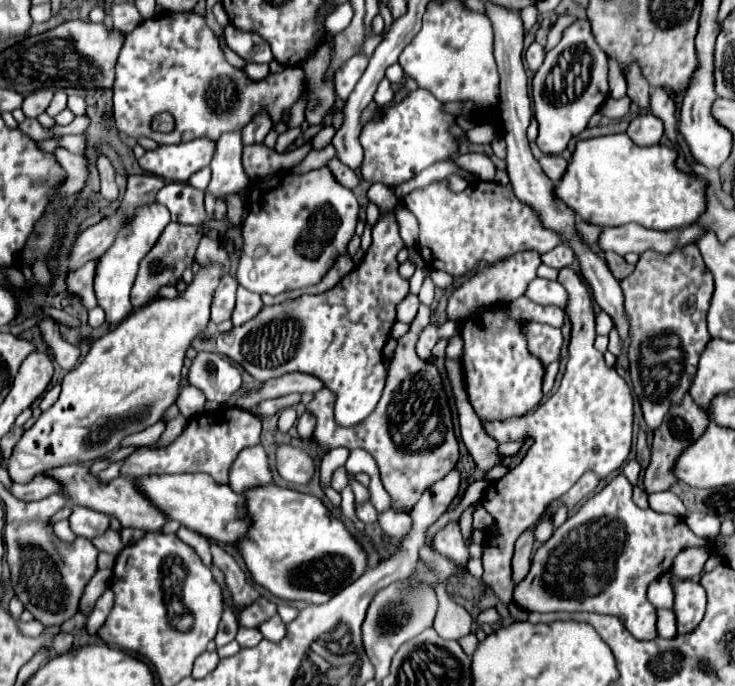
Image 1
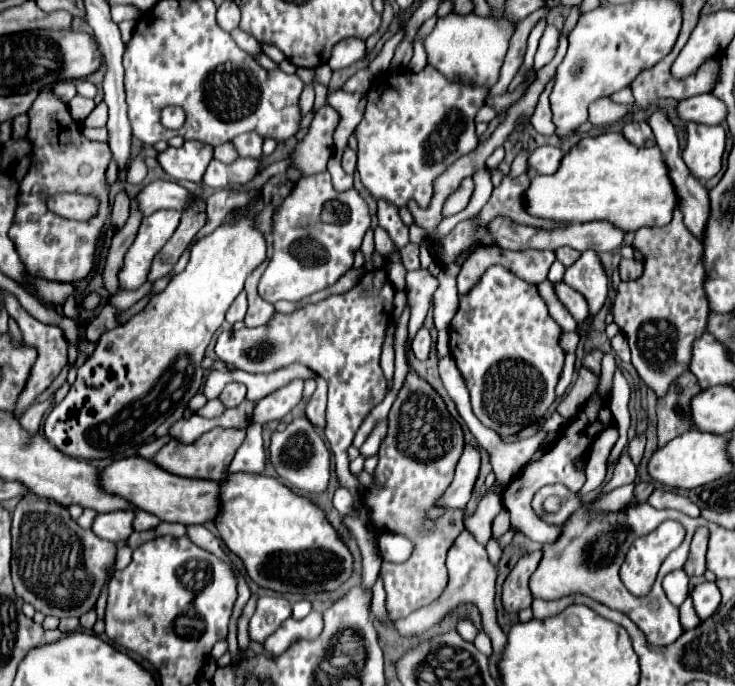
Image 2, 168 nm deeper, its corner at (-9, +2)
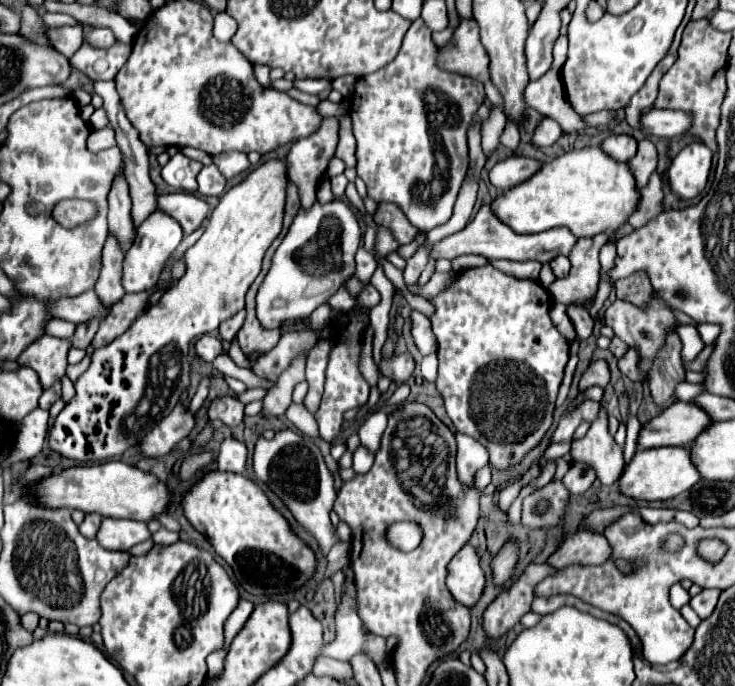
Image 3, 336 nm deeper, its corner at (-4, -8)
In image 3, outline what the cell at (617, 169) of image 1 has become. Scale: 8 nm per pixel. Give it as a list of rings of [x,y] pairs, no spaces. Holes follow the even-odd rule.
[[[583,148],[543,164],[529,180],[499,194],[491,202],[491,210],[517,234],[537,234],[565,226],[577,238],[583,238],[599,232],[617,232],[635,210],[637,196],[627,164],[611,160],[601,148]]]

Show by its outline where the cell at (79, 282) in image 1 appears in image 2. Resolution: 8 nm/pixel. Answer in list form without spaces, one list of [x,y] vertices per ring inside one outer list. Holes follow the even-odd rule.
[[[132,200],[130,218],[120,230],[114,232],[112,246],[110,246],[110,252],[108,252],[108,258],[106,258],[106,266],[104,266],[104,272],[102,272],[104,286],[106,286],[106,290],[110,294],[118,292],[118,272],[120,272],[120,266],[124,262],[124,254],[128,252],[128,248],[132,246],[132,242],[136,238],[140,220],[142,220],[140,214],[136,214],[136,200]]]

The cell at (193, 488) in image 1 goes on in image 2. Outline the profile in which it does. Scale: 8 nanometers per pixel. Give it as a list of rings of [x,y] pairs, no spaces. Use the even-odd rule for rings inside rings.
[[[130,456],[112,462],[102,474],[108,490],[116,490],[122,498],[128,498],[128,502],[132,502],[136,508],[156,514],[162,522],[180,522],[186,526],[206,524],[214,522],[218,514],[216,510],[220,510],[220,482],[174,476],[140,456]]]

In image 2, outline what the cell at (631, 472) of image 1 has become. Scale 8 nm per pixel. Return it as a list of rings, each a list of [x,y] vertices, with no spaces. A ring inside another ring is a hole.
[[[636,436],[636,438],[628,444],[628,454],[630,454],[630,458],[632,458],[634,464],[640,464],[640,462],[642,462],[644,444],[646,444],[646,436]]]

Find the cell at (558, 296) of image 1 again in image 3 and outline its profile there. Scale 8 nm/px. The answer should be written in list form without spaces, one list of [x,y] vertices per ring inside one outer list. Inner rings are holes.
[[[569,306],[567,312],[569,312],[569,316],[575,324],[579,340],[587,340],[593,334],[593,326],[595,326],[595,320],[591,318],[591,314],[585,308],[579,308],[579,306]]]

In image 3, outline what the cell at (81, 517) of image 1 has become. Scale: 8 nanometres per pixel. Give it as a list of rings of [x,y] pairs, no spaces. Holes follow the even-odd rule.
[[[103,518],[97,540],[107,550],[129,550],[131,546],[145,542],[151,538],[147,522],[135,520],[119,520],[119,518]]]

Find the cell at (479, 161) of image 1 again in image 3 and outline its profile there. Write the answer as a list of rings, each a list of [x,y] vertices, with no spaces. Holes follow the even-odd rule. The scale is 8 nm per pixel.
[[[491,106],[489,118],[481,122],[481,136],[483,136],[483,152],[489,156],[499,146],[499,136],[507,124],[507,118],[503,116],[501,106]]]

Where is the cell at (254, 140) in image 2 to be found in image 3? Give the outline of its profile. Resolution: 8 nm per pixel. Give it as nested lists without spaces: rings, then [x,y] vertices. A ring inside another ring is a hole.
[[[227,152],[227,154],[219,154],[213,158],[213,164],[219,168],[219,172],[225,178],[233,178],[237,174],[241,174],[243,170],[249,168],[249,160],[247,154],[239,154],[239,152]]]

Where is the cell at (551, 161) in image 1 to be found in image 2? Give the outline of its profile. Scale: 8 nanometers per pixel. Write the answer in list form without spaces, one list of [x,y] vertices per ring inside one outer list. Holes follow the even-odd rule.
[[[540,146],[536,148],[530,158],[528,164],[532,168],[536,168],[538,174],[554,174],[560,168],[560,162],[564,158],[564,152],[560,148],[554,146]]]

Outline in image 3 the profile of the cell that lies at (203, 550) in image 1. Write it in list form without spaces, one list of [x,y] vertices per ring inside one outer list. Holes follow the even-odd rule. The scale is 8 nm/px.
[[[161,528],[159,532],[153,534],[153,540],[155,540],[155,544],[173,544],[173,542],[179,540],[179,534],[177,532],[171,532],[167,528]]]

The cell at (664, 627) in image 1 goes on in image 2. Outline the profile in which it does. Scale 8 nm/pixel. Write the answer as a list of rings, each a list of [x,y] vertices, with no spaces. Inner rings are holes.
[[[686,598],[686,602],[680,606],[680,624],[682,624],[684,630],[690,630],[690,628],[694,628],[694,626],[700,624],[700,620],[696,618],[696,612],[692,608],[690,598]]]

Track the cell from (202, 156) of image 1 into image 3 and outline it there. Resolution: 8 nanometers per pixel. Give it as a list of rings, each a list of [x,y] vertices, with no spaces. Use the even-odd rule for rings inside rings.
[[[177,152],[175,156],[171,156],[171,160],[163,166],[161,176],[163,180],[177,188],[177,190],[185,190],[185,192],[195,192],[197,190],[197,174],[203,168],[201,162],[195,162],[191,158],[187,158],[185,154]]]

